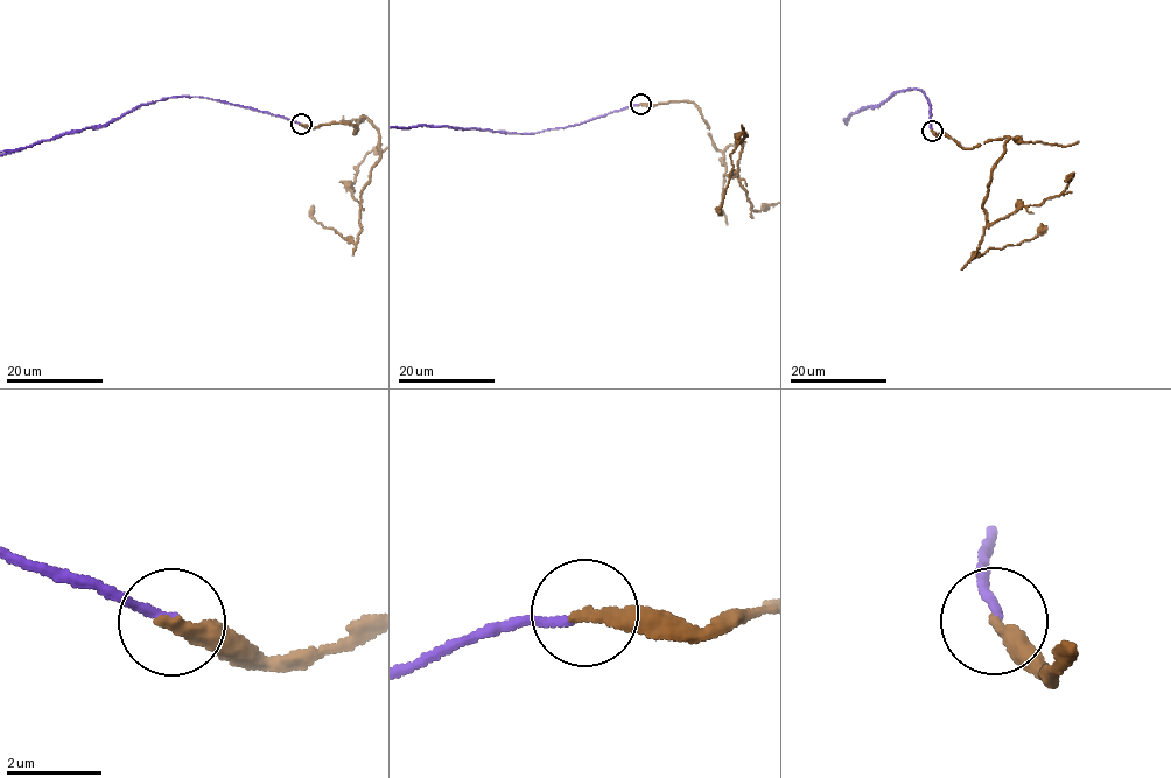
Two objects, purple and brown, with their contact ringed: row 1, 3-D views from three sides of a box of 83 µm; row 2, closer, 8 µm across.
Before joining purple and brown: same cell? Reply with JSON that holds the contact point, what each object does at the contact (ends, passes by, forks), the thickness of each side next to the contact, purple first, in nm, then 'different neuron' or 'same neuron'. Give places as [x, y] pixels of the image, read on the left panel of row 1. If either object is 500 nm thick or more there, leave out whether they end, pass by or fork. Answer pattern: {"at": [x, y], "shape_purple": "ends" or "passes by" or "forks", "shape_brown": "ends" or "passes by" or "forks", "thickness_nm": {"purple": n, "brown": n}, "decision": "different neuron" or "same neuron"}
{"at": [301, 124], "shape_purple": "ends", "shape_brown": "ends", "thickness_nm": {"purple": 160, "brown": 300}, "decision": "different neuron"}

